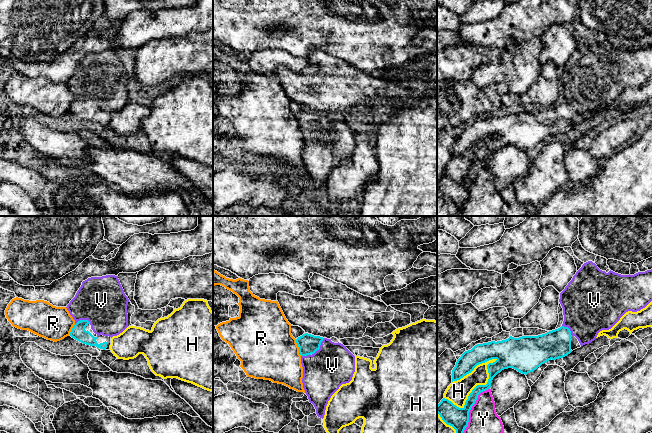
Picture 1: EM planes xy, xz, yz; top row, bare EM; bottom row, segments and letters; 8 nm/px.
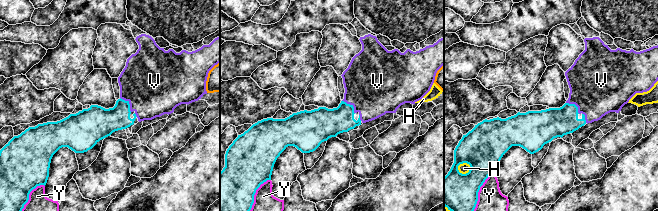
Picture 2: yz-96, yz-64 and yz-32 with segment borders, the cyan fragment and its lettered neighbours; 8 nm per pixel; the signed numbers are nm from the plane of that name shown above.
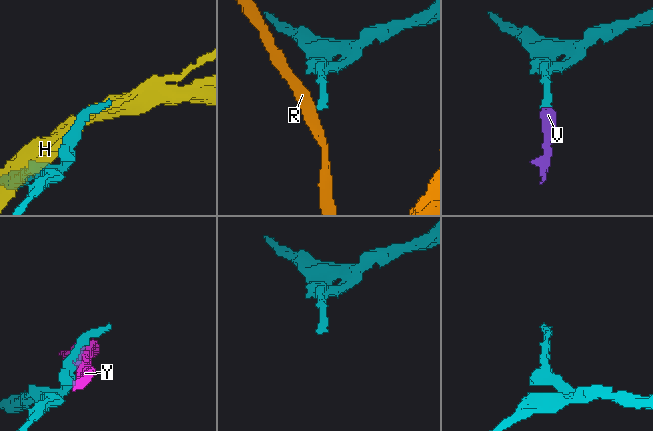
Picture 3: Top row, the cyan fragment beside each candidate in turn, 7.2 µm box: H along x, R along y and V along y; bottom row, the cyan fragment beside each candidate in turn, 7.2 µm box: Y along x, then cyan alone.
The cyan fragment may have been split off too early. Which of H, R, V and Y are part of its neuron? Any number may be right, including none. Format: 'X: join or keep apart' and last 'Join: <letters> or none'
H: keep apart
R: keep apart
V: join
Y: keep apart
Join: V

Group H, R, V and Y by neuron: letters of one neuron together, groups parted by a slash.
H / R / V / Y

